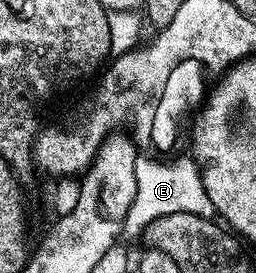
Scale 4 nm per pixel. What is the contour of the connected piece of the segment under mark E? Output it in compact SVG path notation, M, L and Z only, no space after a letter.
M141 154L136 157L136 174L137 194L127 213L124 227L126 237L142 235L145 227L161 216L185 212L187 215L201 215L212 219L216 215L215 205L205 190L202 171L192 157L181 156L173 162L163 164Z

